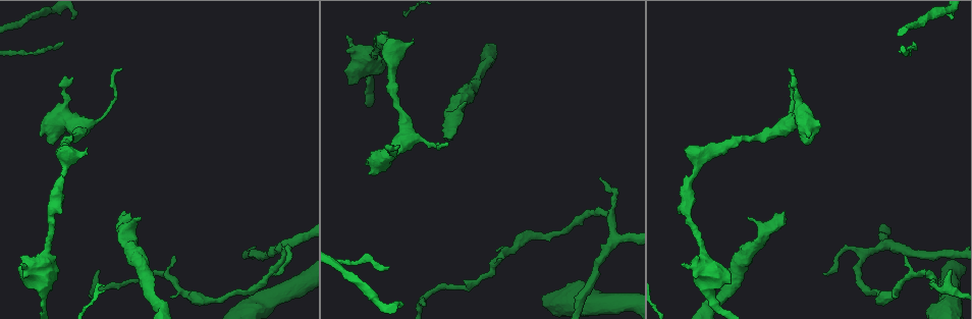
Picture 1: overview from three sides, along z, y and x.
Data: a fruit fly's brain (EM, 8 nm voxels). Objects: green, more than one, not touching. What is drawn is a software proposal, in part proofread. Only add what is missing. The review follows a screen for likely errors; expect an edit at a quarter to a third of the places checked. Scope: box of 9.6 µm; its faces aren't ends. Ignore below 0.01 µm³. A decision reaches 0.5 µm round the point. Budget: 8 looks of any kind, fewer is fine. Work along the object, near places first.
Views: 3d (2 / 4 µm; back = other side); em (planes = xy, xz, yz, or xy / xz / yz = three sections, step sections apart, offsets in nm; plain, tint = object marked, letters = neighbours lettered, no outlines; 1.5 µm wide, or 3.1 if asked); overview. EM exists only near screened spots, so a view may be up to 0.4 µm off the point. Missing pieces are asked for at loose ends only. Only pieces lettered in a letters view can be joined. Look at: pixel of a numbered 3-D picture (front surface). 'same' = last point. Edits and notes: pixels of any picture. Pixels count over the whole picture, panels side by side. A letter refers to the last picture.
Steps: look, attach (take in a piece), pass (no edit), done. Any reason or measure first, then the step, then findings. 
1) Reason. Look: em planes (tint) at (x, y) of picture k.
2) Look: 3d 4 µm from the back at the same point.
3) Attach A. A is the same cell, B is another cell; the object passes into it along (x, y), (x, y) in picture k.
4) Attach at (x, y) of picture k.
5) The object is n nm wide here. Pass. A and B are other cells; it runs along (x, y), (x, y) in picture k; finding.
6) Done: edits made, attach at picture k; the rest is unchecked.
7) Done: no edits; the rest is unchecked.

Free end. Look: em planes (letters) at (124, 211) of picture 1.

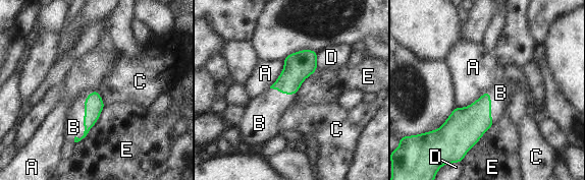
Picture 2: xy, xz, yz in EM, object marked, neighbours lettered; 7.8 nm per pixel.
Attach B. B is the same cell, A, C, D and E are other cells; the object passes into it along (94, 104), (83, 119), (73, 127) in picture 2; it goes on there.

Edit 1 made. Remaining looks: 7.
Free end. Look: em xy step 8 (tint) at (87, 150) of picture 1.

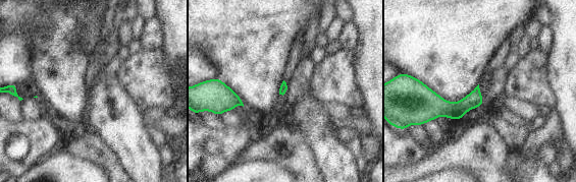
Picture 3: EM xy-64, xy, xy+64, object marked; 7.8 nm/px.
See the neighbours. Look: em xy step 8 (letters) at the same point.

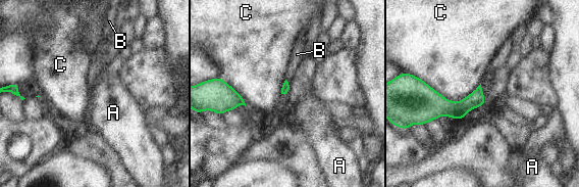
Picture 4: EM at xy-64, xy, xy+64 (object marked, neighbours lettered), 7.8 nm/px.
Attach B. B is the same cell, A and C are other cells; the object passes into it along (285, 86), (287, 82), (297, 54) in picture 4; it goes on there.

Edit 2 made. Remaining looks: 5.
Branch stops here. Look: 3d 2 µm at (20, 265) of picture 1.

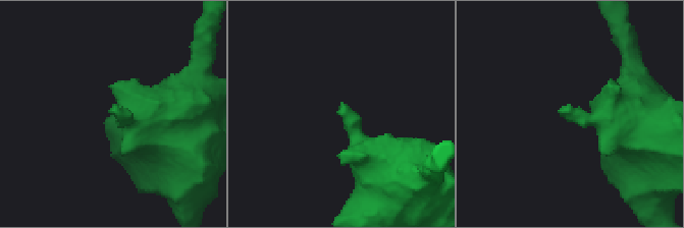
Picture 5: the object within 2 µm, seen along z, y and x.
Shape alone is not enough. Look: em planes (letters) at (111, 114) of picture 5.

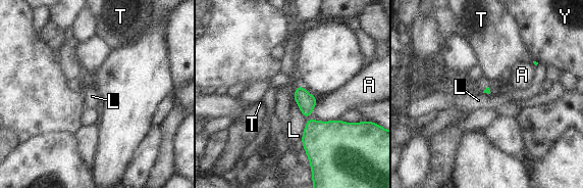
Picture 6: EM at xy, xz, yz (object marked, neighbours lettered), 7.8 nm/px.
Pass. A, L, T and Y are other cells; a border runs along (305, 123), (300, 139) in picture 6; no lettered piece goes on from it.

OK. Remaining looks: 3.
Done: edits made, attach at picture 2, attach at picture 4; the rest is unchecked.

